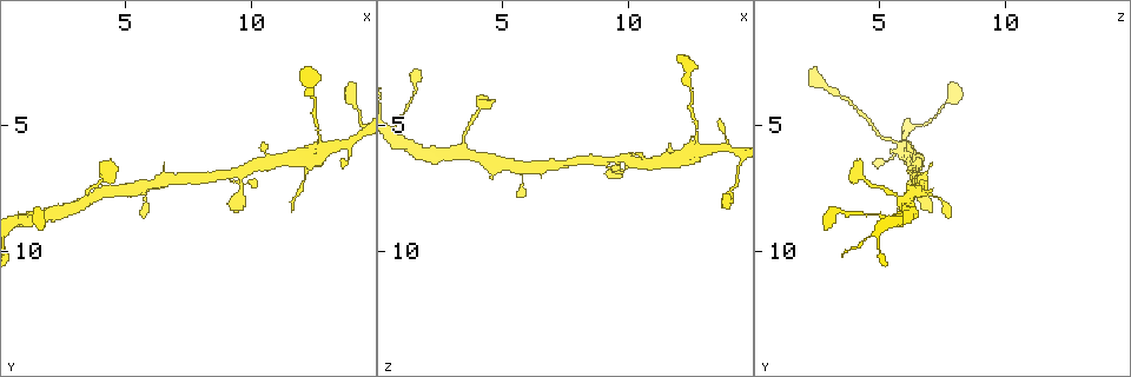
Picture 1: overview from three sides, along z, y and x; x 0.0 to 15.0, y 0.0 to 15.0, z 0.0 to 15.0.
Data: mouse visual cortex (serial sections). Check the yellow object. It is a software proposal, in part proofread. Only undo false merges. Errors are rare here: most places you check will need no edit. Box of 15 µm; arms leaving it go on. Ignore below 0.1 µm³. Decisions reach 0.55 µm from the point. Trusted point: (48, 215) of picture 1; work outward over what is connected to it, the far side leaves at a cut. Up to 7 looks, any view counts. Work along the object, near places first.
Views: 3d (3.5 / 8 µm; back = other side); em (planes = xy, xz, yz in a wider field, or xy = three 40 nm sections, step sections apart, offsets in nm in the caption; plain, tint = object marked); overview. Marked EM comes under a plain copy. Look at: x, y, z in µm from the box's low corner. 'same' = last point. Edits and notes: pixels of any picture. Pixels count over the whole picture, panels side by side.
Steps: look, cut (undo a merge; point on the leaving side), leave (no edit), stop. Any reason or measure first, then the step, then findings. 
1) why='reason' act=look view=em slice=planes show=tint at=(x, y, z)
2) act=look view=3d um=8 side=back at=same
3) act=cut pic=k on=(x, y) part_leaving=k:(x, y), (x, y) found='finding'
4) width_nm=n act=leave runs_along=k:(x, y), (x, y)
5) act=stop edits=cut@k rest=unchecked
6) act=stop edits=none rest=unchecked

why='three arms meet' act=look view=3d um=3.5 at=(3.4, 7.9, 6.0)

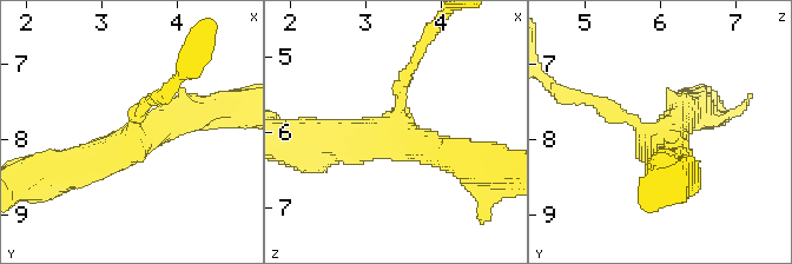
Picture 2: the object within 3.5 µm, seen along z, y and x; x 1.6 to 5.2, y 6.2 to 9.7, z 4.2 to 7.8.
arms=3 arm_widths_nm=150,450,450 act=look view=em slice=xy step=3 show=tint at=(3.40, 8.00, 6.05)

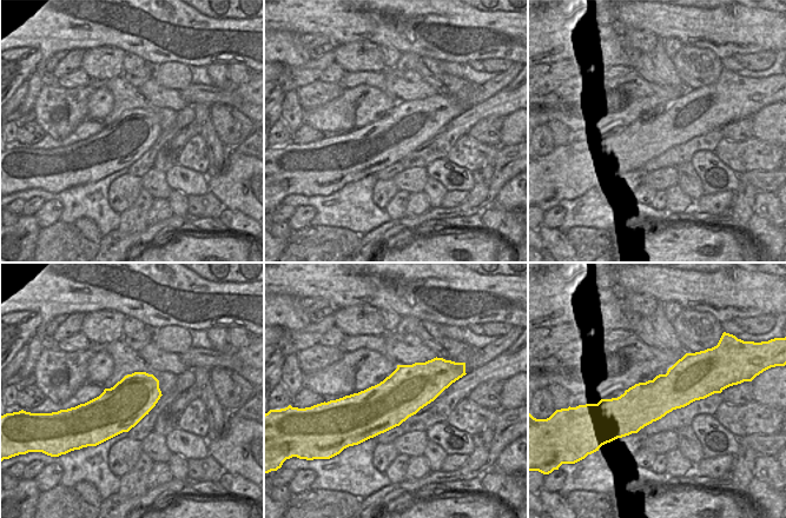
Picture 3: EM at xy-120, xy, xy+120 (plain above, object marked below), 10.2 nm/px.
act=leave runs_along=2:(61, 171), (91, 164), (199, 110) found='continuous, no second cell'

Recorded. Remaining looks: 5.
why='a narrow waist' act=look view=3d um=3.5 at=(12.7, 5.7, 5.8)

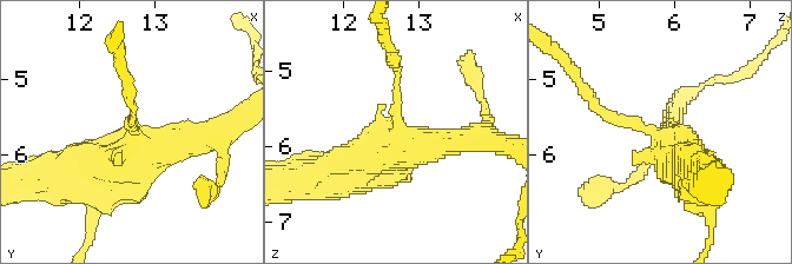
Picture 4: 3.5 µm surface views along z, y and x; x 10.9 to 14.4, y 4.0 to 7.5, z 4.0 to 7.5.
arms=3 arm_widths_nm=100,350,600 act=look view=em slice=xy step=2 show=tint at=(12.70, 5.75, 5.75)

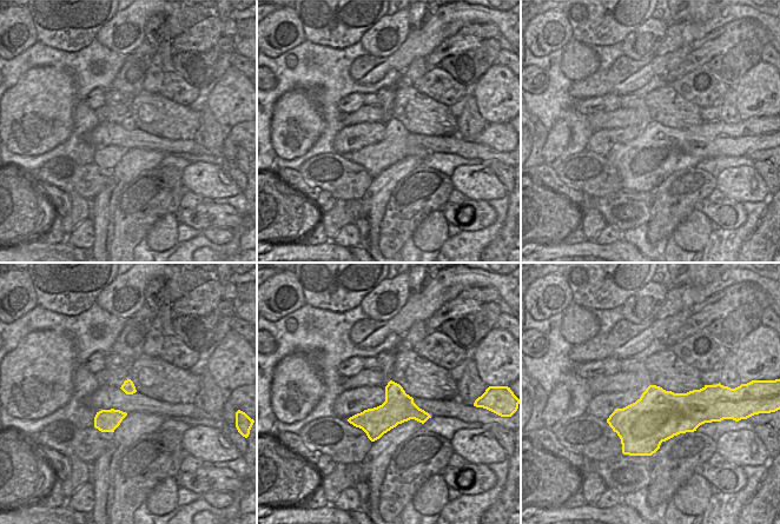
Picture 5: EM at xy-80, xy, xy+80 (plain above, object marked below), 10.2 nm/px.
act=leave runs_along=4:(73, 178), (211, 131) found='one cell here'

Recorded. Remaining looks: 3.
why='sharp bend' act=look view=3d um=3.5 side=back at=(14.4, 5.1, 6.8)

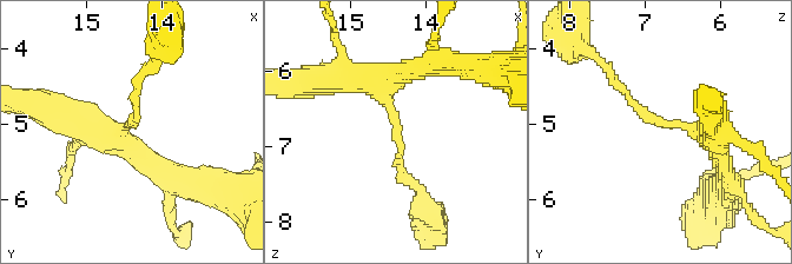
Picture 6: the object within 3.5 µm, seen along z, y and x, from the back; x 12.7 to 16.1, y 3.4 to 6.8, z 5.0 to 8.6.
arm_widths_nm=150,300 act=look view=em slice=planes show=tint at=(14.35, 5.00, 6.75)

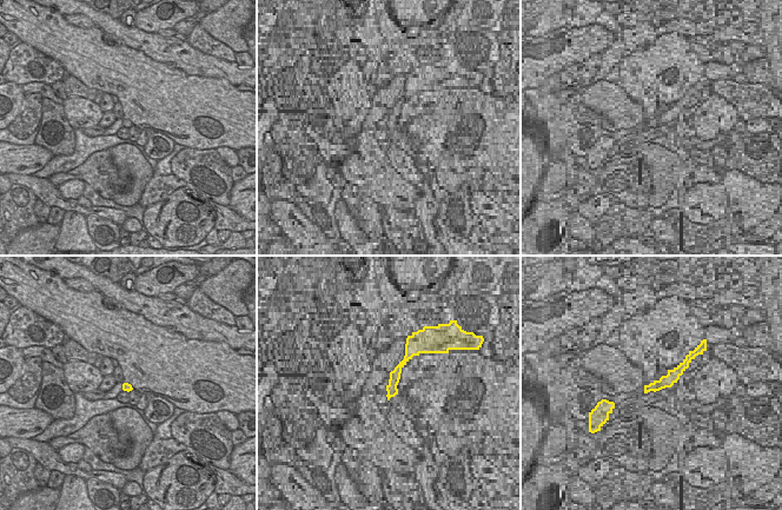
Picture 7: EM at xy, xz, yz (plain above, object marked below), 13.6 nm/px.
act=look view=em slice=xy step=2 show=tint at=same

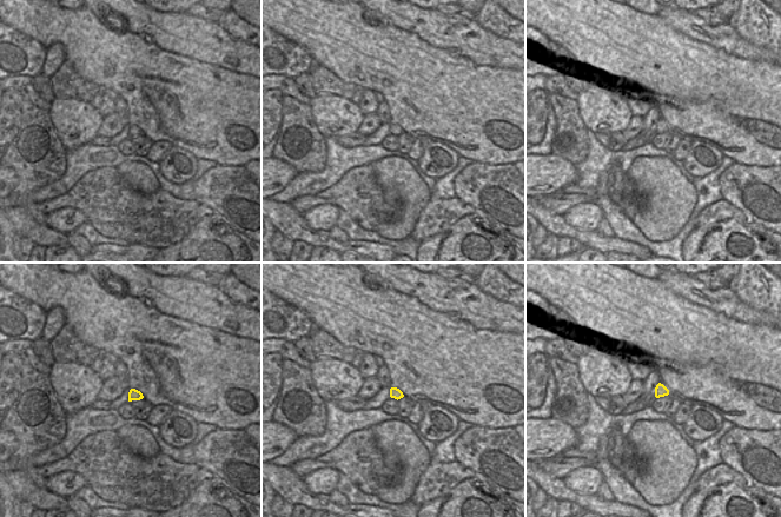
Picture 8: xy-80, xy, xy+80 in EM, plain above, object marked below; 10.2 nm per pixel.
act=leave runs_along=6:(721, 158), (700, 132), (640, 114), (613, 74) found='one cell here'

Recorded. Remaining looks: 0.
act=stop edits=none rest=unchecked

